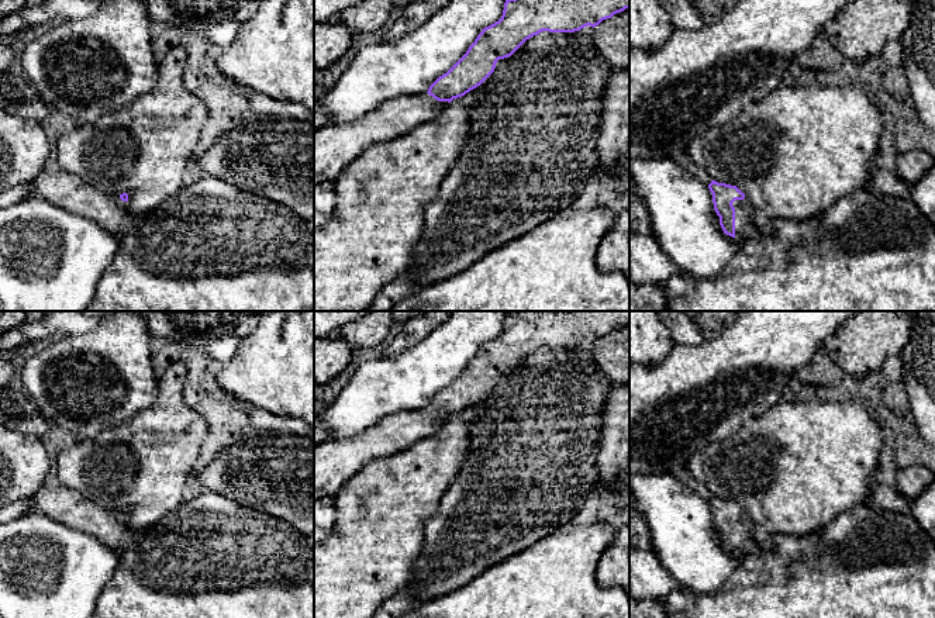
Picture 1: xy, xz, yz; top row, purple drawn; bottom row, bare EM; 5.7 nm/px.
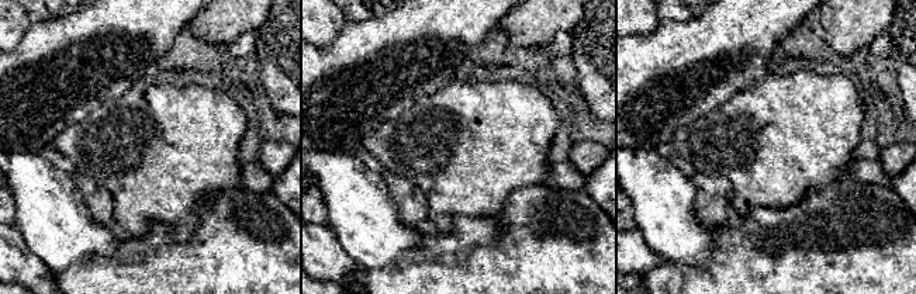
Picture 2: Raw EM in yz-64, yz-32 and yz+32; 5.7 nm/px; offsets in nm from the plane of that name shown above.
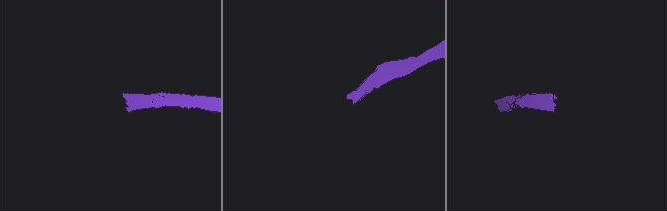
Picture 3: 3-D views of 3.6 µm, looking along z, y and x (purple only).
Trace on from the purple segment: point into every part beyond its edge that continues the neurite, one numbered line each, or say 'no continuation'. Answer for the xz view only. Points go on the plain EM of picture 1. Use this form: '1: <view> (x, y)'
1: xz (337, 461)

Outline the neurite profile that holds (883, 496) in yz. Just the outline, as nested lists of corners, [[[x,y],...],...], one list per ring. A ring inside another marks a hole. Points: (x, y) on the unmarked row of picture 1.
[[[872,483],[870,486],[872,504],[896,511],[900,514],[910,512],[910,500],[903,497],[896,486]]]

